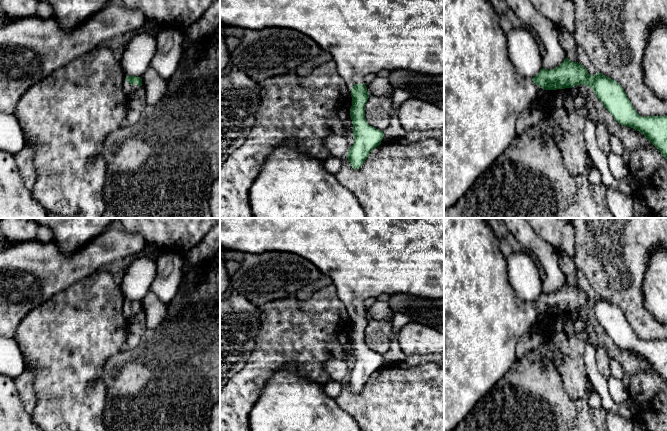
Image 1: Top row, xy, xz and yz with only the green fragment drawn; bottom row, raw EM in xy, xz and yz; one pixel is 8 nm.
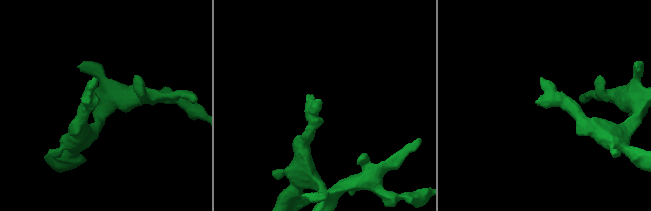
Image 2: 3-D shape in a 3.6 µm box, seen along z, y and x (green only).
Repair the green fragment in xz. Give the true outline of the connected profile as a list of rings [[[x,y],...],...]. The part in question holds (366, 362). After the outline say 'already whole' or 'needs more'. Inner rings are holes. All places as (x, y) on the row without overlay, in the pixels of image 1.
[[[220,218],[220,247],[236,250],[244,254],[261,254],[269,251],[290,252],[303,256],[312,262],[323,274],[328,275],[337,289],[340,300],[351,314],[352,330],[350,341],[353,348],[354,367],[349,372],[347,382],[353,393],[359,393],[370,376],[381,368],[383,355],[370,350],[365,342],[365,329],[369,322],[364,301],[382,294],[407,293],[430,299],[444,299],[444,218]]] | needs more

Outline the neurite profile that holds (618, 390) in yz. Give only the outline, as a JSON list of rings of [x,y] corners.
[[[609,376],[607,378],[607,386],[613,401],[616,403],[623,403],[630,397],[628,388],[624,380],[620,380]]]

